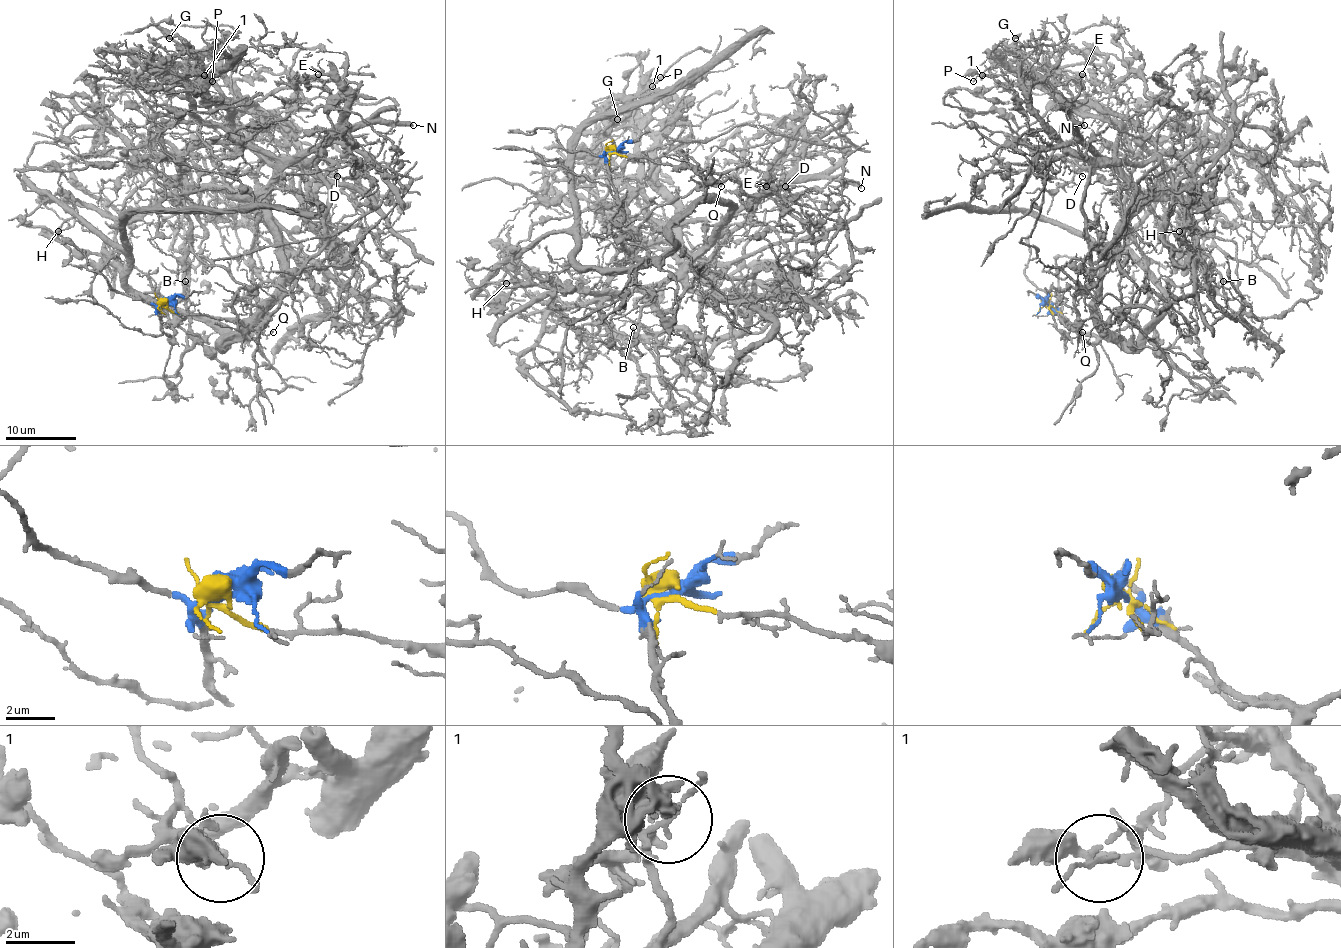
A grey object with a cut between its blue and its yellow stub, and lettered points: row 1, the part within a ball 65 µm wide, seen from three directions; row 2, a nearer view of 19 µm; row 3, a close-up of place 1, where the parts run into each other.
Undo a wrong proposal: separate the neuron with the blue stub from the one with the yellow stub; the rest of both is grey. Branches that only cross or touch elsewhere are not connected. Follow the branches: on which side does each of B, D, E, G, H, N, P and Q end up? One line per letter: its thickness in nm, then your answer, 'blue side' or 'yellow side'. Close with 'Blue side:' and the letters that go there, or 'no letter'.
B: 150 nm | yellow side
D: 80 nm | yellow side
E: 150 nm | yellow side
G: 240 nm | yellow side
H: 100 nm | blue side
N: 400 nm | blue side
P: 140 nm | blue side
Q: 90 nm | yellow side
Blue side: H, N, P

